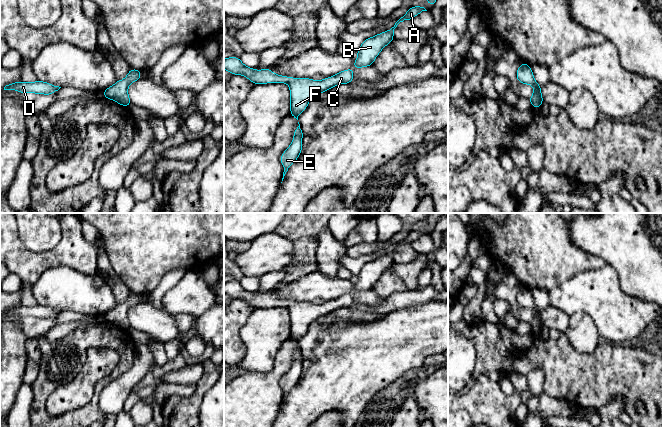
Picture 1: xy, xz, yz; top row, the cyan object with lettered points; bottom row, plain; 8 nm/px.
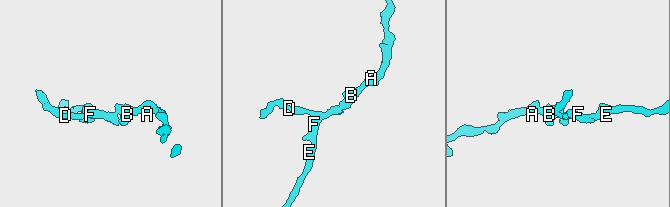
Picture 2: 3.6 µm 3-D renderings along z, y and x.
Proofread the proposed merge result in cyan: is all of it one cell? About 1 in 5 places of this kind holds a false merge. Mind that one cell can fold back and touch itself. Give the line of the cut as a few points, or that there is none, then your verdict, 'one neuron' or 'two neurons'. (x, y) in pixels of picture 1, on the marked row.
no cut; one neuron

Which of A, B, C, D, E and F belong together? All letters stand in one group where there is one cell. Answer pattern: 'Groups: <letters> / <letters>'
Groups: A B C D E F

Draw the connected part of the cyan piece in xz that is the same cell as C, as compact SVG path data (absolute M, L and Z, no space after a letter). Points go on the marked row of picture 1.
M422 6L409 7L407 13L401 17L395 25L388 31L382 32L363 41L357 51L358 58L354 60L354 68L339 72L336 75L323 80L312 80L309 78L292 78L277 75L270 69L255 70L245 66L240 58L229 57L224 59L224 69L234 75L242 75L248 78L253 84L266 83L286 83L290 88L290 115L298 120L298 116L303 112L310 100L316 95L323 93L334 86L349 84L353 79L353 70L373 65L374 60L381 50L390 44L394 37L394 29L400 22L411 20L423 11L427 11Z

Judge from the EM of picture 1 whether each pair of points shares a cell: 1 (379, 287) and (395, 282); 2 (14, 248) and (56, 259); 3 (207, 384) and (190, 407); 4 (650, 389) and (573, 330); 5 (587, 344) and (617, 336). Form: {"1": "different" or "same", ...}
{"1": "same", "2": "same", "3": "same", "4": "different", "5": "different"}

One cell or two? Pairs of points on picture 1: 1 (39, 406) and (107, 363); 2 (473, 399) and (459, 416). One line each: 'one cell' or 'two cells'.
1: two cells
2: two cells

